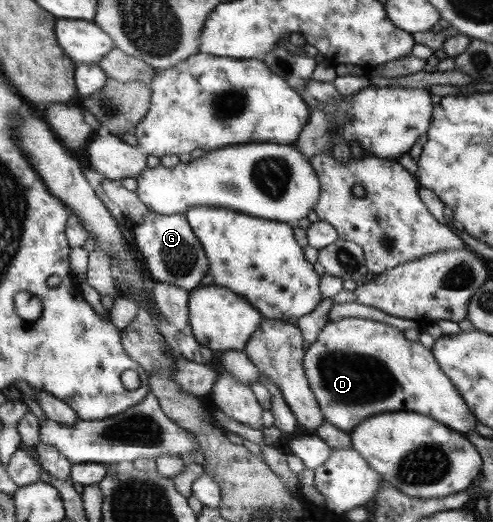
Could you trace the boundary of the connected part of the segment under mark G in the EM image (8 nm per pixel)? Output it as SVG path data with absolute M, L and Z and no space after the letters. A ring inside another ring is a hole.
M149 210L131 236L136 251L143 257L144 266L149 270L148 274L157 283L172 284L191 292L199 288L201 279L209 274L210 263L205 248L185 214L159 214Z

